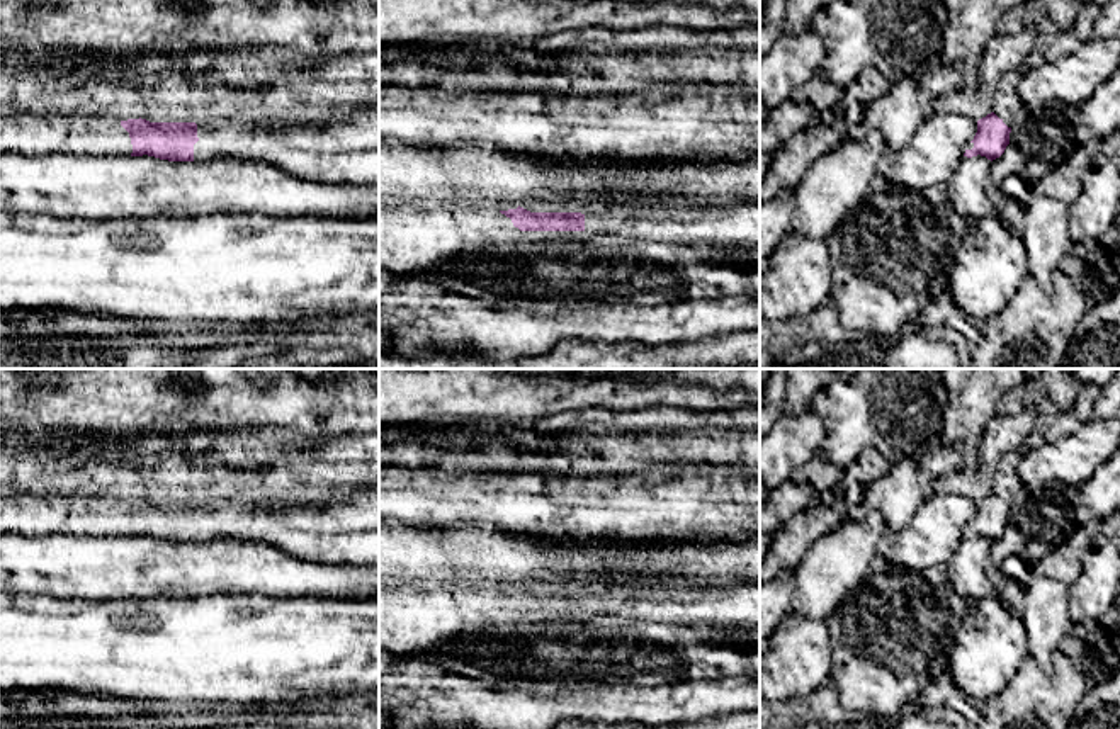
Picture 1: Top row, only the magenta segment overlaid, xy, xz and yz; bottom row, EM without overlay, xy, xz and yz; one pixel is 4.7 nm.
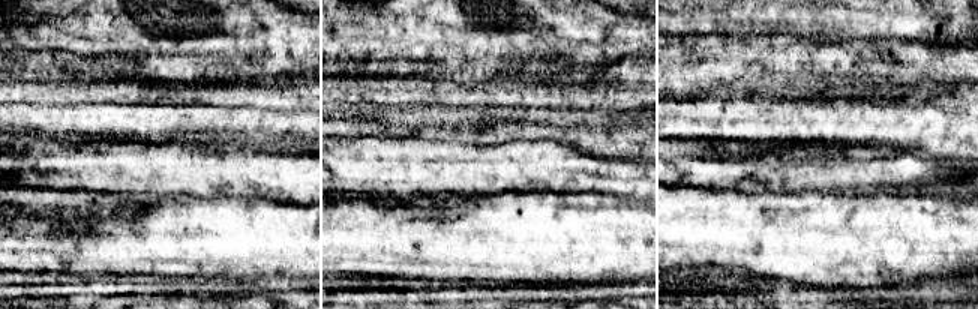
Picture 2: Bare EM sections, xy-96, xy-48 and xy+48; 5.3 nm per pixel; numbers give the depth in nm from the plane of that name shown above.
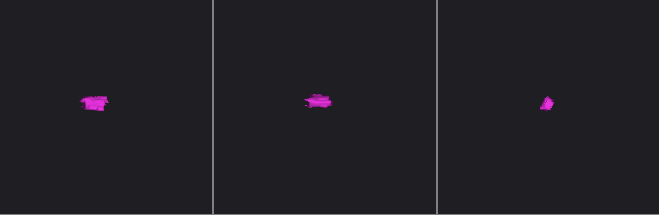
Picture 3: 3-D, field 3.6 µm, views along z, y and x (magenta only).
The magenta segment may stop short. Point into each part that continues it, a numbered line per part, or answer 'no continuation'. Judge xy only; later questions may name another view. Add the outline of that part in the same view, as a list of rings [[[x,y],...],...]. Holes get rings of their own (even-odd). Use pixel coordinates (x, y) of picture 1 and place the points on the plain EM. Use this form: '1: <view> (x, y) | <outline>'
1: xy (28, 514) | [[[42,491],[0,494],[0,535],[129,537],[133,525],[121,501]]]
2: xy (340, 531) | [[[379,483],[365,486],[350,498],[318,501],[199,503],[194,542],[265,542],[316,562],[379,566]]]

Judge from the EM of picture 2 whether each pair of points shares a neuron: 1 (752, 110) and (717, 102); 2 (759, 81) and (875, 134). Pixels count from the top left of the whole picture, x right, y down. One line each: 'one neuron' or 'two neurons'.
1: one neuron
2: two neurons

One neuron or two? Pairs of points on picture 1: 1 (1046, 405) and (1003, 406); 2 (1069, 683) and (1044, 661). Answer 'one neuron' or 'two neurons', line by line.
1: one neuron
2: two neurons

